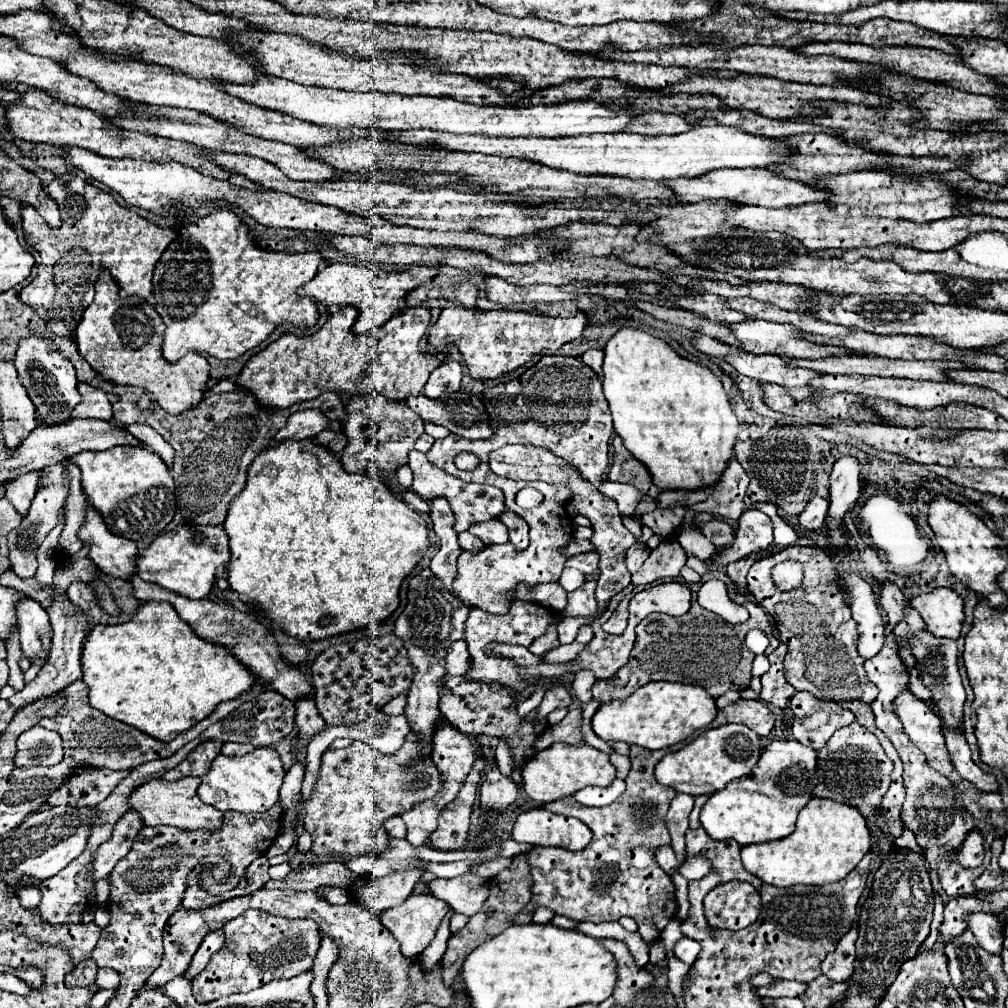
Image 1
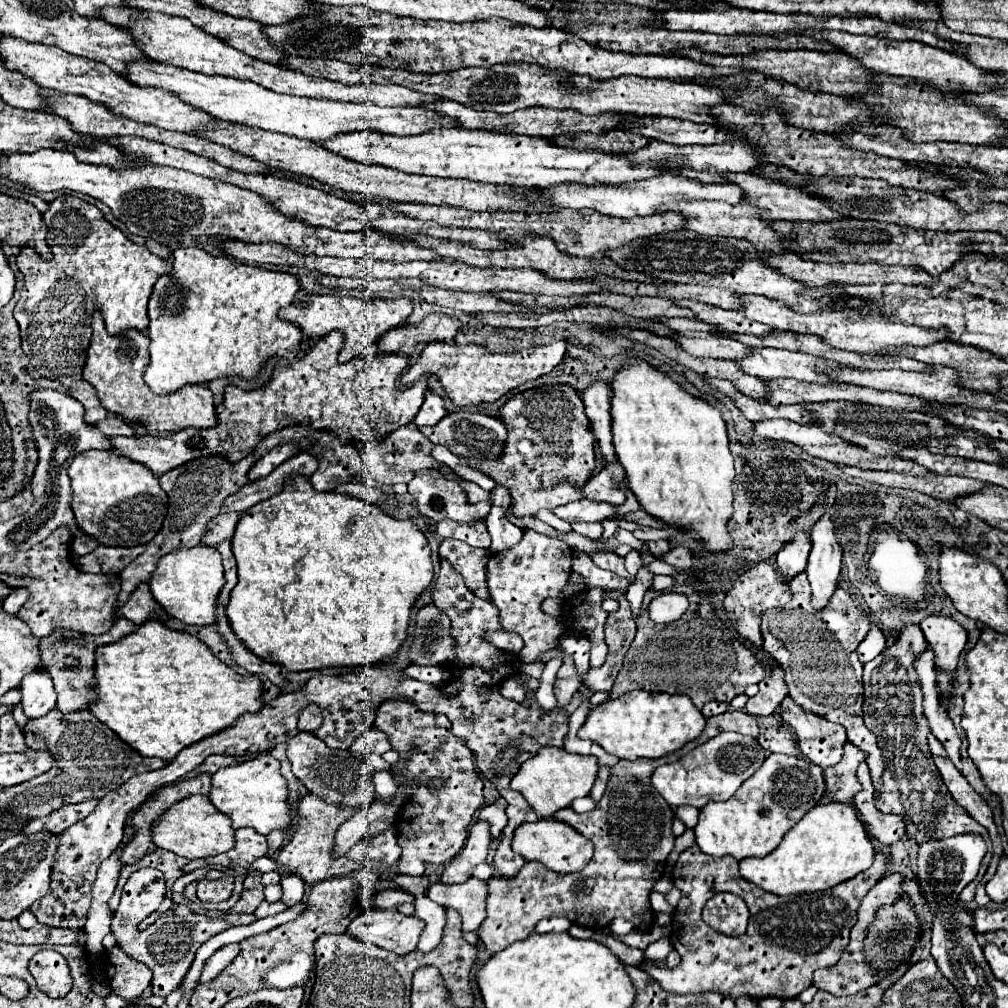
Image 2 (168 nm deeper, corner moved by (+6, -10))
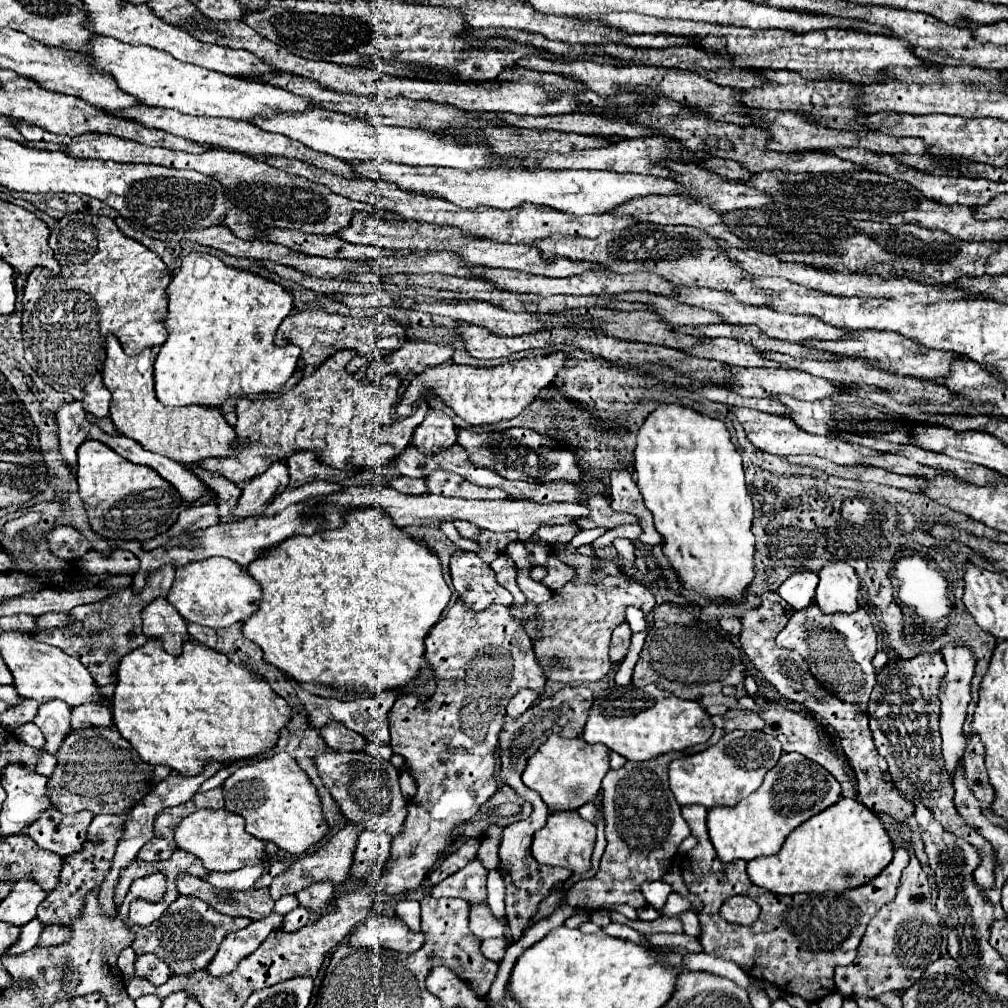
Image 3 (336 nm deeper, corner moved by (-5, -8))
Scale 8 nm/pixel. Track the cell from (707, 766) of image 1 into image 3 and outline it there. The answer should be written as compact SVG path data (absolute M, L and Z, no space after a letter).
M735 730L721 736L719 744L699 754L673 760L669 766L669 786L681 806L701 804L709 810L715 806L735 806L759 788L763 776L779 762L781 754L781 744L773 736L765 732Z

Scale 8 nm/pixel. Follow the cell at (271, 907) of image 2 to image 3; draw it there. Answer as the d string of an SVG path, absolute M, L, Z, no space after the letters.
M271 912L267 918L259 922L251 922L247 928L227 934L223 944L219 946L217 954L213 956L211 964L207 966L207 972L213 976L225 976L227 972L233 972L239 960L249 956L259 948L259 944L281 926L283 916Z

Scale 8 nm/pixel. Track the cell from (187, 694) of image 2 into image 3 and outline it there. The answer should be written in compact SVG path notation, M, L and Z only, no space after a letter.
M147 640L147 644L143 648L133 650L131 654L123 656L121 662L119 662L117 686L115 686L115 694L113 694L113 722L115 722L115 728L121 732L123 738L127 738L127 742L131 742L131 746L135 748L135 752L141 756L143 762L169 766L171 770L175 770L181 776L197 776L197 774L203 772L203 768L209 762L219 762L219 764L227 766L231 762L239 762L239 760L261 760L261 758L265 758L267 752L277 746L279 734L291 722L291 716L293 716L293 712L291 712L289 704L283 698L279 698L263 678L255 678L245 666L233 664L225 654L219 654L219 652L215 652L211 648L205 648L205 646L199 646L195 642L185 642L181 656L169 656L163 650L161 640Z

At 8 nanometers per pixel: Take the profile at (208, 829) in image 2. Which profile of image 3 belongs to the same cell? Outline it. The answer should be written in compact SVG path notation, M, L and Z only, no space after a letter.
M197 810L183 818L175 830L175 842L181 850L195 854L211 872L233 872L245 866L255 866L267 860L265 842L245 832L245 820L227 810Z

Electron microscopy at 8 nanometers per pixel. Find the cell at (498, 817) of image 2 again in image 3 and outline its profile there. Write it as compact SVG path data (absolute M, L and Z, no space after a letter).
M495 826L487 832L485 840L481 840L481 848L477 852L477 858L481 860L481 864L487 868L487 870L493 870L497 868L499 864L499 856L497 856L497 846L499 846L499 836L501 836L503 828L501 826Z

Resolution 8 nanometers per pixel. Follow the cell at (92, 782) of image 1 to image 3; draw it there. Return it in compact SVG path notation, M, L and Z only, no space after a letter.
M49 808L41 814L41 818L37 822L33 822L29 828L27 828L27 834L41 846L41 848L47 848L59 856L71 856L75 852L79 852L79 848L83 848L83 840L87 838L87 828L93 820L93 814L91 812L77 812L77 814L61 814L57 808Z

